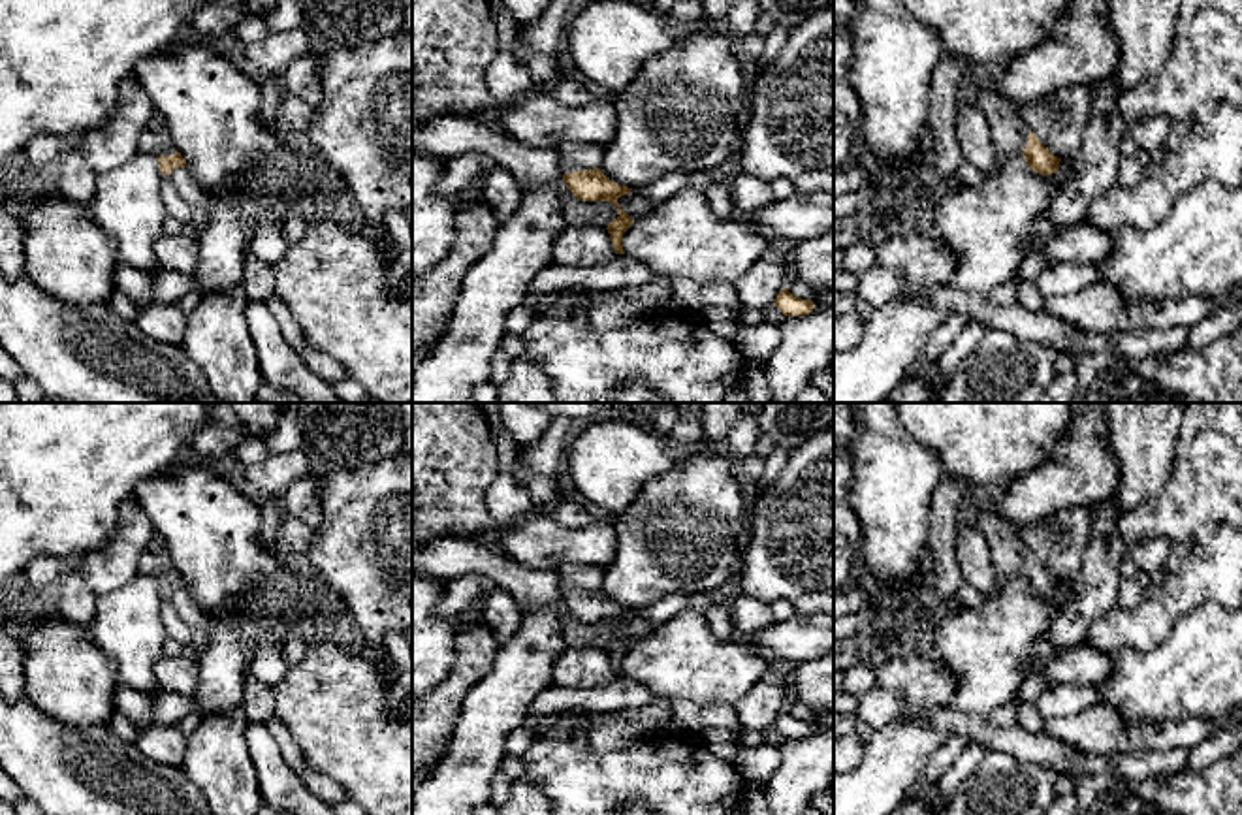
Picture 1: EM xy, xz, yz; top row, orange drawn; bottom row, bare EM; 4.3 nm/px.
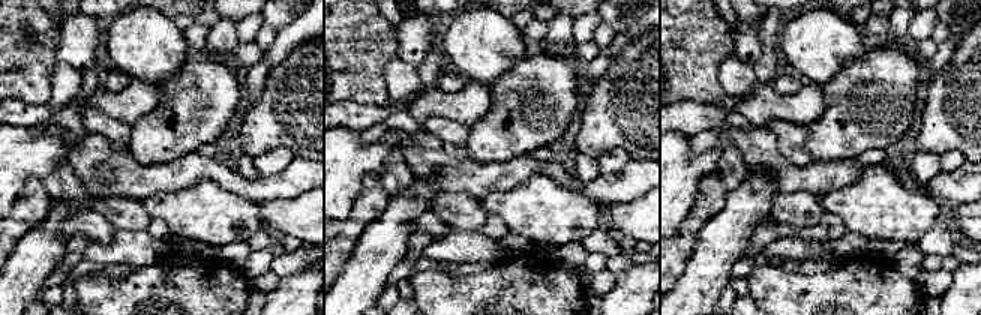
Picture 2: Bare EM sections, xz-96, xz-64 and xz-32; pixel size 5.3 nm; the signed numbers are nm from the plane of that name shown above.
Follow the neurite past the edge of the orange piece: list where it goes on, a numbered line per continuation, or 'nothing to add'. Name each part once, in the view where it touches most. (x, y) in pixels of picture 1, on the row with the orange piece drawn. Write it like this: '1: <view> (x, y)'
1: xz (573, 157)

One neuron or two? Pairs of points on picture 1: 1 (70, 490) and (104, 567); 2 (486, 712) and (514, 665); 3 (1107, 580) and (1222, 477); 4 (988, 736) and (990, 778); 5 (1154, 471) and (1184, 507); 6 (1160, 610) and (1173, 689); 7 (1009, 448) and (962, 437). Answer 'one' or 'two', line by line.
1: two
2: one
3: two
4: two
5: two
6: two
7: one

